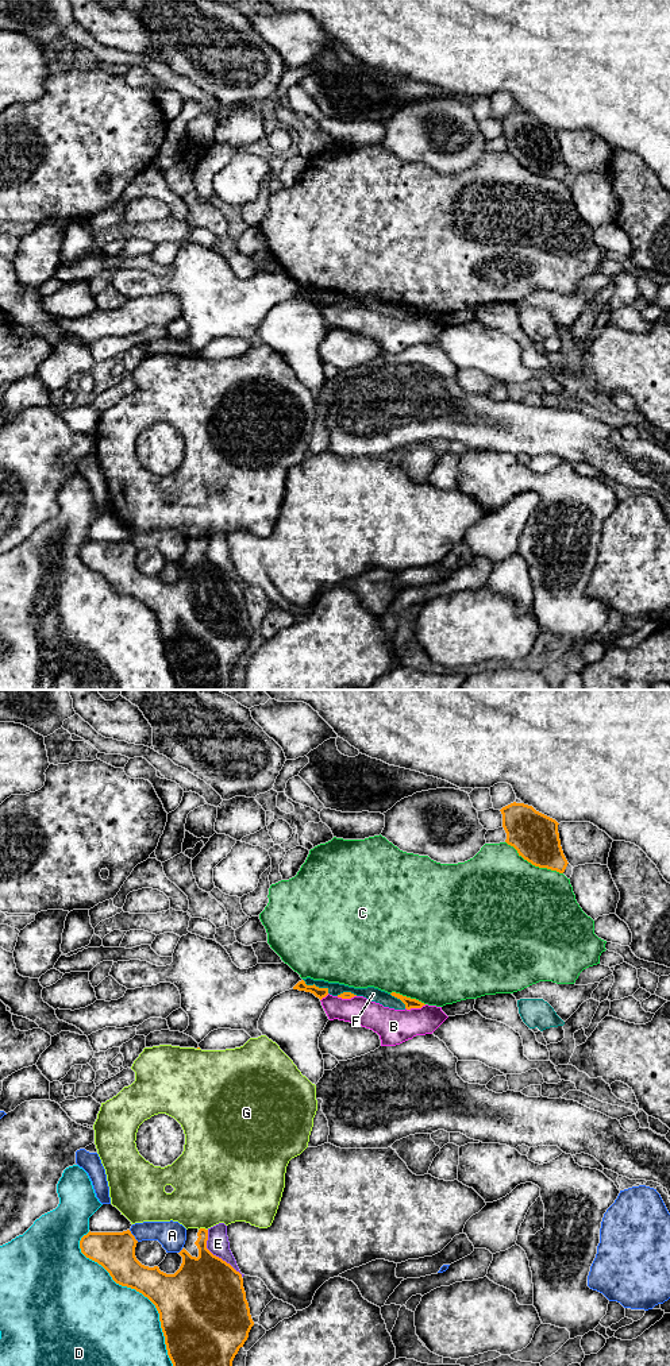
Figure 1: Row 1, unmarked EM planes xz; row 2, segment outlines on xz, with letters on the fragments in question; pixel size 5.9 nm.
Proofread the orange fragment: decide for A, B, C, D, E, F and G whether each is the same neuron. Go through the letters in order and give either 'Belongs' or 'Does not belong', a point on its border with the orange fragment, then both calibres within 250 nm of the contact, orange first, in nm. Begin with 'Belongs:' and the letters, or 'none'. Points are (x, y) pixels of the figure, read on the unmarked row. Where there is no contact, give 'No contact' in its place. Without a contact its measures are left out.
Belongs: none
A: Does not belong. Touches orange at xz (133, 544). Thickness 240 nm (orange) against 170 nm
B: Does not belong. Touches orange at xz (415, 316). Thickness 70 nm (orange) against 200 nm
C: Does not belong. Touches orange at xz (534, 173). Thickness 280 nm (orange) against 480 nm
D: Does not belong. Touches orange at xz (145, 605). Thickness 360 nm (orange) against 500 nm
E: Does not belong. Touches orange at xz (215, 564). Thickness 460 nm (orange) against 130 nm
F: Does not belong. Touches orange at xz (315, 294). Thickness 60 nm (orange) against 80 nm
G: Does not belong. Touches orange at xz (203, 537). Thickness 200 nm (orange) against 440 nm

